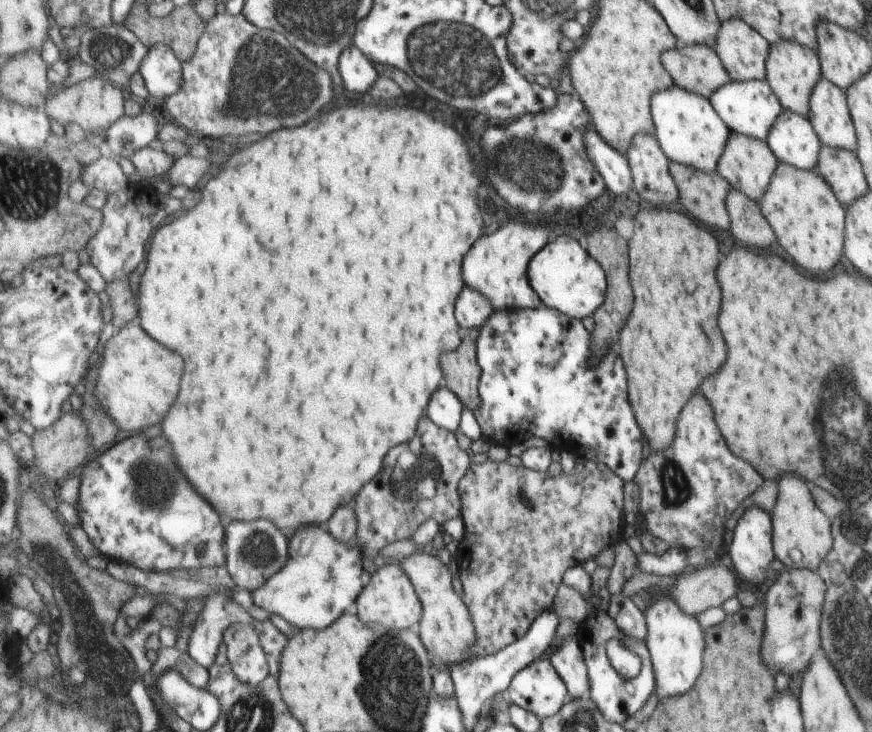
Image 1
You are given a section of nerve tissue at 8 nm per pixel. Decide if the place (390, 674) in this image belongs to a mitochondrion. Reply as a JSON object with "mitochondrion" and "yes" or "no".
{"mitochondrion":"yes"}

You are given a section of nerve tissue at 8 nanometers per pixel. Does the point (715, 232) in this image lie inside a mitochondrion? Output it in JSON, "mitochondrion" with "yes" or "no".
{"mitochondrion":"no"}

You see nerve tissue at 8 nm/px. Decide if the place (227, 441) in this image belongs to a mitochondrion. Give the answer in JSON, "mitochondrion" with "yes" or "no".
{"mitochondrion":"no"}

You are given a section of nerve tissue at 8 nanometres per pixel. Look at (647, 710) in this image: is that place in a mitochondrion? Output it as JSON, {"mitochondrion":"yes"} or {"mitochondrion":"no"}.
{"mitochondrion":"no"}

